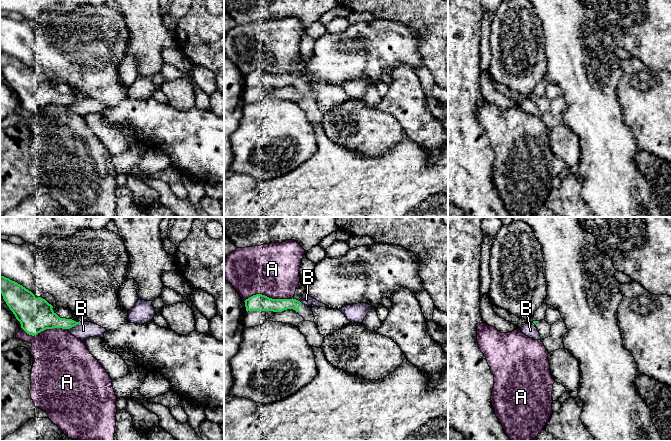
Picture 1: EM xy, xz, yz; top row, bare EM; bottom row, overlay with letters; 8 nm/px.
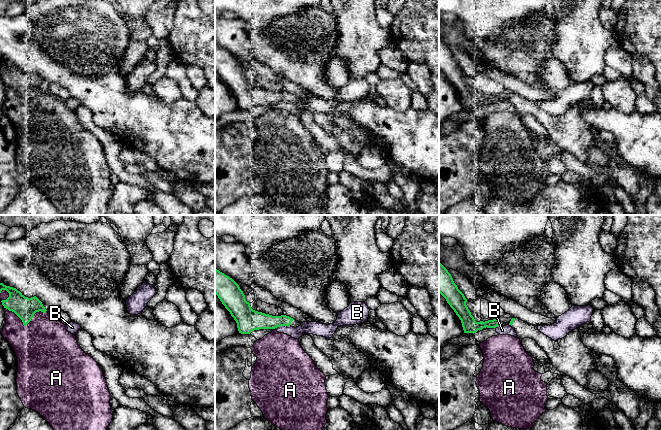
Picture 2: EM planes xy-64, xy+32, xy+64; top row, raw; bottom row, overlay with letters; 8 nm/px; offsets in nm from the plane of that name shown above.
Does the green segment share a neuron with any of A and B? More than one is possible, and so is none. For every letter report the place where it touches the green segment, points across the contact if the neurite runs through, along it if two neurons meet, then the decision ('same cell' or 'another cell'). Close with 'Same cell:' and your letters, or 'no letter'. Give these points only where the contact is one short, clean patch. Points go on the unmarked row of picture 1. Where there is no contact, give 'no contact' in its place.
A: meets green in xz at (268, 73); another cell
B: meets green in xy at (74, 101); border along xy (80, 98), (68, 105); another cell
Same cell: no letter

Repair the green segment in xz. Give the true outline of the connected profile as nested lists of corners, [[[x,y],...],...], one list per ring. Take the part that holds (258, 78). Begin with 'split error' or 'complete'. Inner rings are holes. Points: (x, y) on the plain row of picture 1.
split error | [[[256,70],[245,77],[246,87],[282,88],[287,85],[295,86],[305,97],[313,98],[315,93],[311,84],[296,75],[272,75],[262,70]]]

